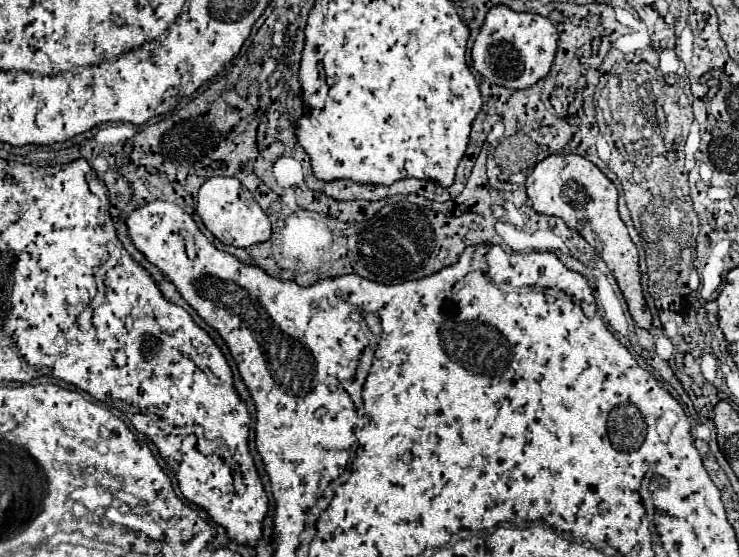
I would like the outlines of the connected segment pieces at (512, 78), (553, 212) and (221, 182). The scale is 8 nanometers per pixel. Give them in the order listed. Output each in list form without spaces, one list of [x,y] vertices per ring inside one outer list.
[[[494,6],[480,28],[480,34],[472,48],[474,68],[490,82],[512,90],[526,90],[538,80],[546,78],[552,68],[558,50],[558,30],[556,26],[530,12],[512,12],[506,6]]]
[[[568,154],[568,156],[548,156],[536,164],[534,172],[526,178],[526,192],[532,200],[532,208],[546,216],[556,216],[566,222],[568,228],[576,230],[616,276],[616,282],[624,294],[630,316],[638,328],[652,328],[652,314],[646,308],[646,300],[640,286],[640,268],[638,268],[638,250],[632,244],[624,222],[618,216],[616,202],[618,190],[608,178],[586,158]]]
[[[210,178],[200,186],[198,192],[198,216],[204,226],[222,242],[236,248],[248,248],[270,240],[270,220],[252,198],[252,194],[236,178]]]

